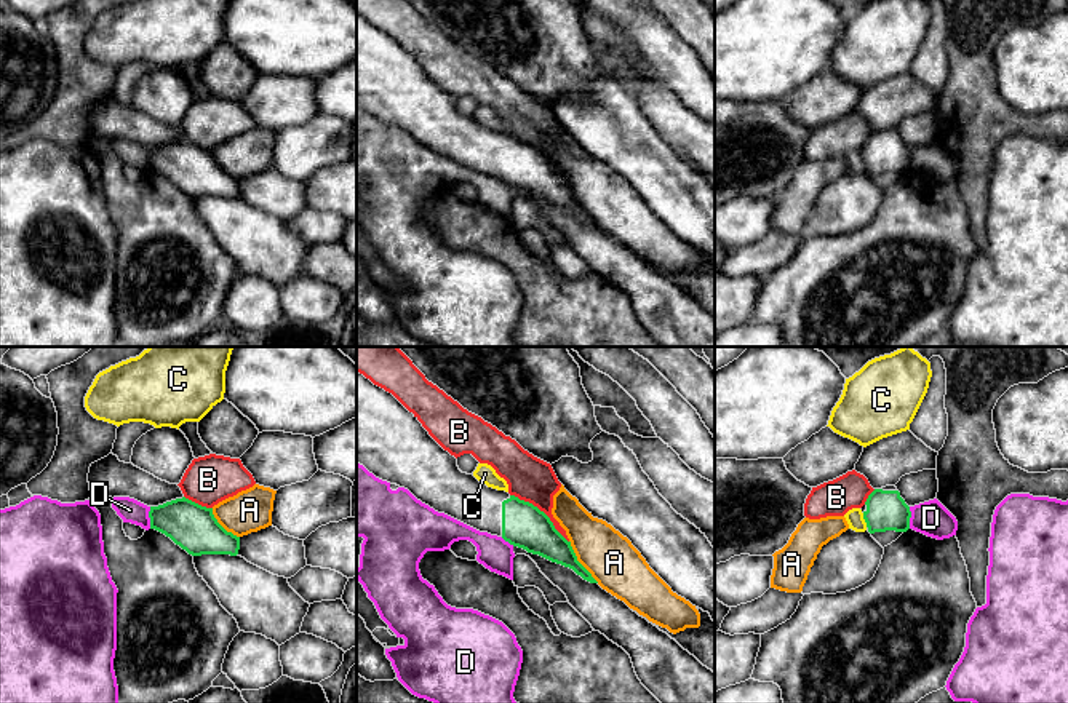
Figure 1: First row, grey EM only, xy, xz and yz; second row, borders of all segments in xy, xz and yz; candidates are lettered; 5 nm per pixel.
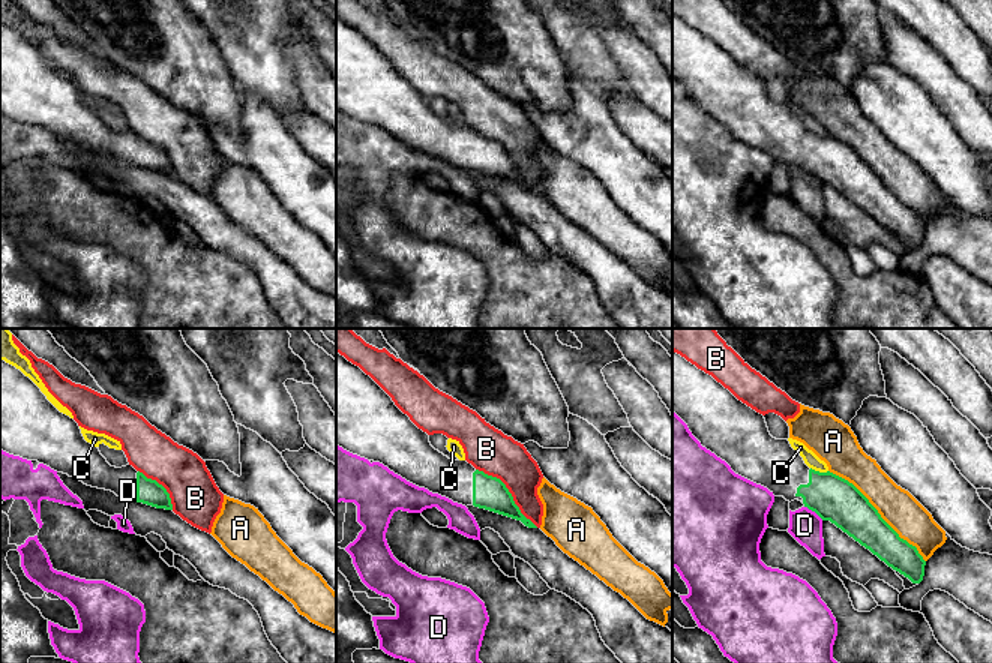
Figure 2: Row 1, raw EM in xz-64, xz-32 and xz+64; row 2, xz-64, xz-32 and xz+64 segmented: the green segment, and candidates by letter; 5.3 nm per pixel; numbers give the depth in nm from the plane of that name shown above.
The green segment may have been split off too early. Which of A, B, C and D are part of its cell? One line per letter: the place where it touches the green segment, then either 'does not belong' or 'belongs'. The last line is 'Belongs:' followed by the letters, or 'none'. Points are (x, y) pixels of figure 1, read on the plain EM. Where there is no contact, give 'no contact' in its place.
A: contact xz (577, 203); does not belong
B: contact xz (542, 154); does not belong
C: contact yz (864, 160); does not belong
D: contact xy (149, 158); does not belong
Belongs: none

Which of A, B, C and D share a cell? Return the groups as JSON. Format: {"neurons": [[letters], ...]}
{"neurons": [["A"], ["B"], ["C"], ["D"]]}

